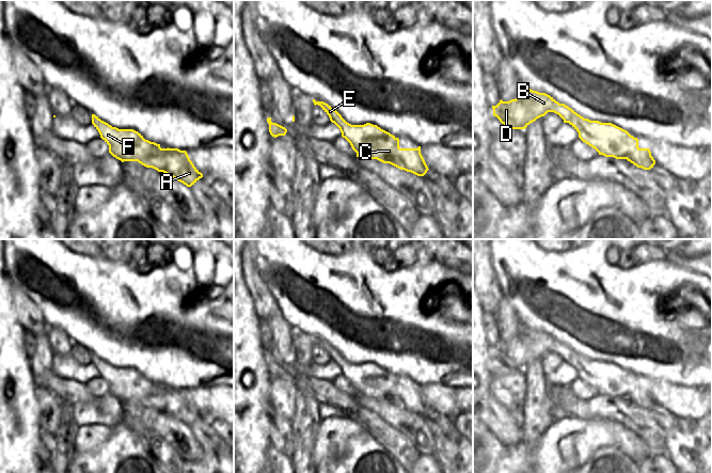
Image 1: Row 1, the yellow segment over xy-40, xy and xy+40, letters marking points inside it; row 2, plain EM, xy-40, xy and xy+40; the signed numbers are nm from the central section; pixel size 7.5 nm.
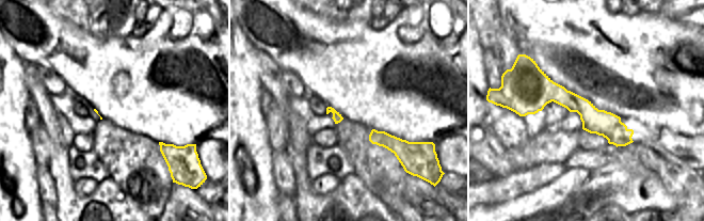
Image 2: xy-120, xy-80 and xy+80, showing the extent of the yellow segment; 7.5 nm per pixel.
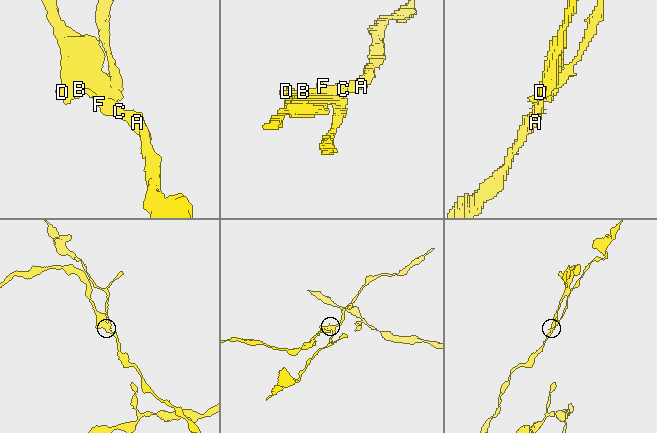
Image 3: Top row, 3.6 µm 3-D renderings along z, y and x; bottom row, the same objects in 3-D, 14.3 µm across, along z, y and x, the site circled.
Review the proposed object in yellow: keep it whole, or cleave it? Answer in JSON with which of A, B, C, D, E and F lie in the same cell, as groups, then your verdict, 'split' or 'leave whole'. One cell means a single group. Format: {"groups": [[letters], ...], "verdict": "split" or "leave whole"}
{"groups": [["A", "B", "C", "D"], ["E", "F"]], "verdict": "split"}

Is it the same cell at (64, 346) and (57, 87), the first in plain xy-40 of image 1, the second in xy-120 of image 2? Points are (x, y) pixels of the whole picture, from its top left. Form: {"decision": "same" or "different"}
{"decision": "same"}

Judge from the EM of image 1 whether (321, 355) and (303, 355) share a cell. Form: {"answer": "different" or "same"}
{"answer": "different"}

